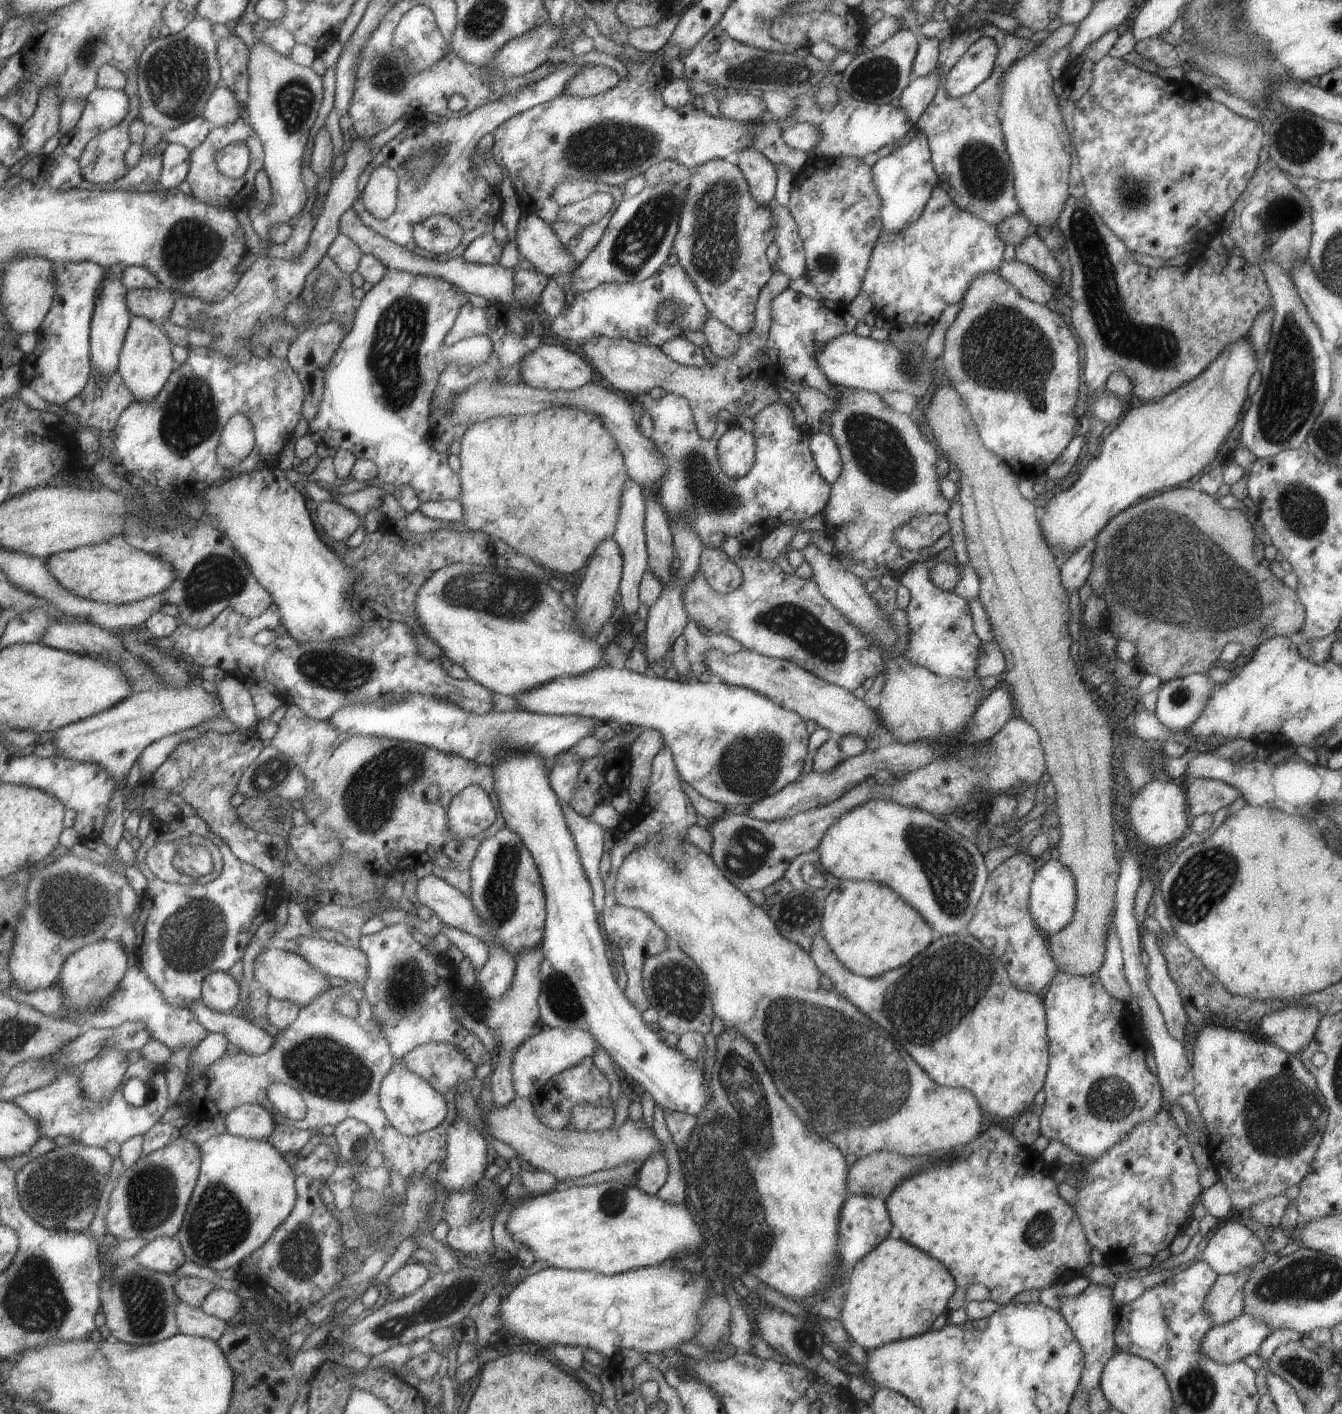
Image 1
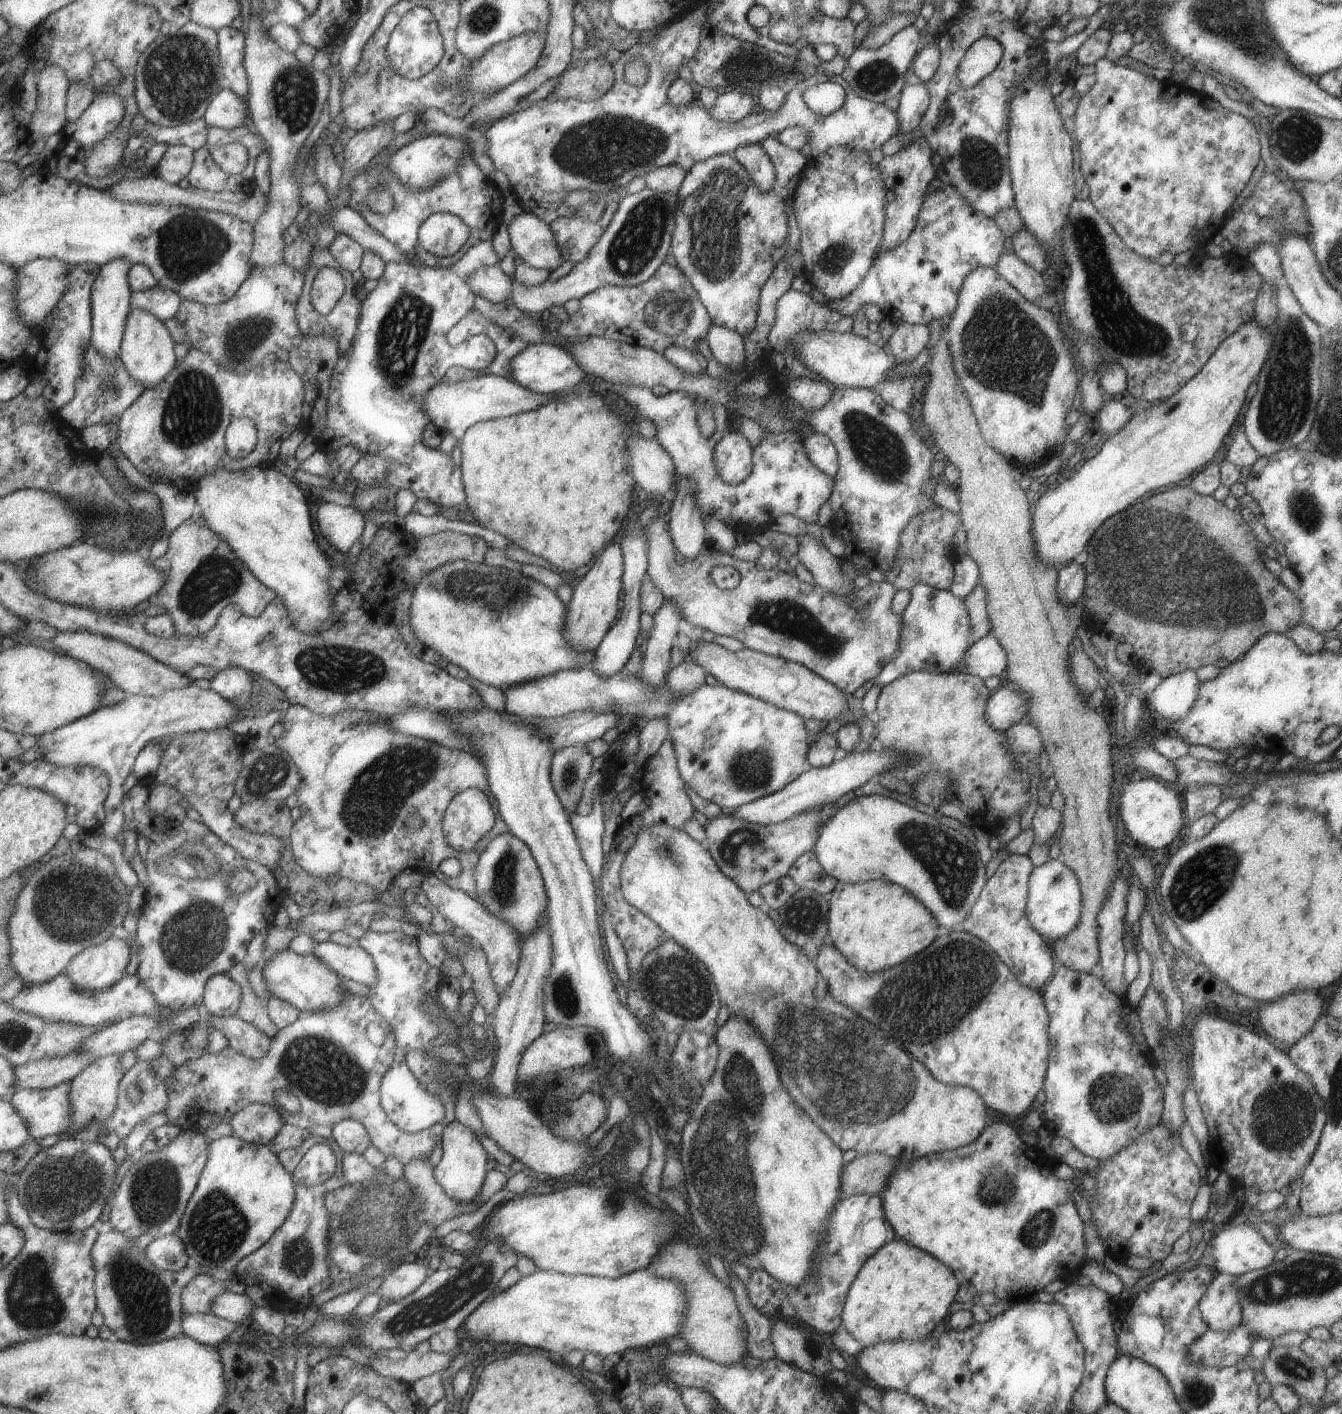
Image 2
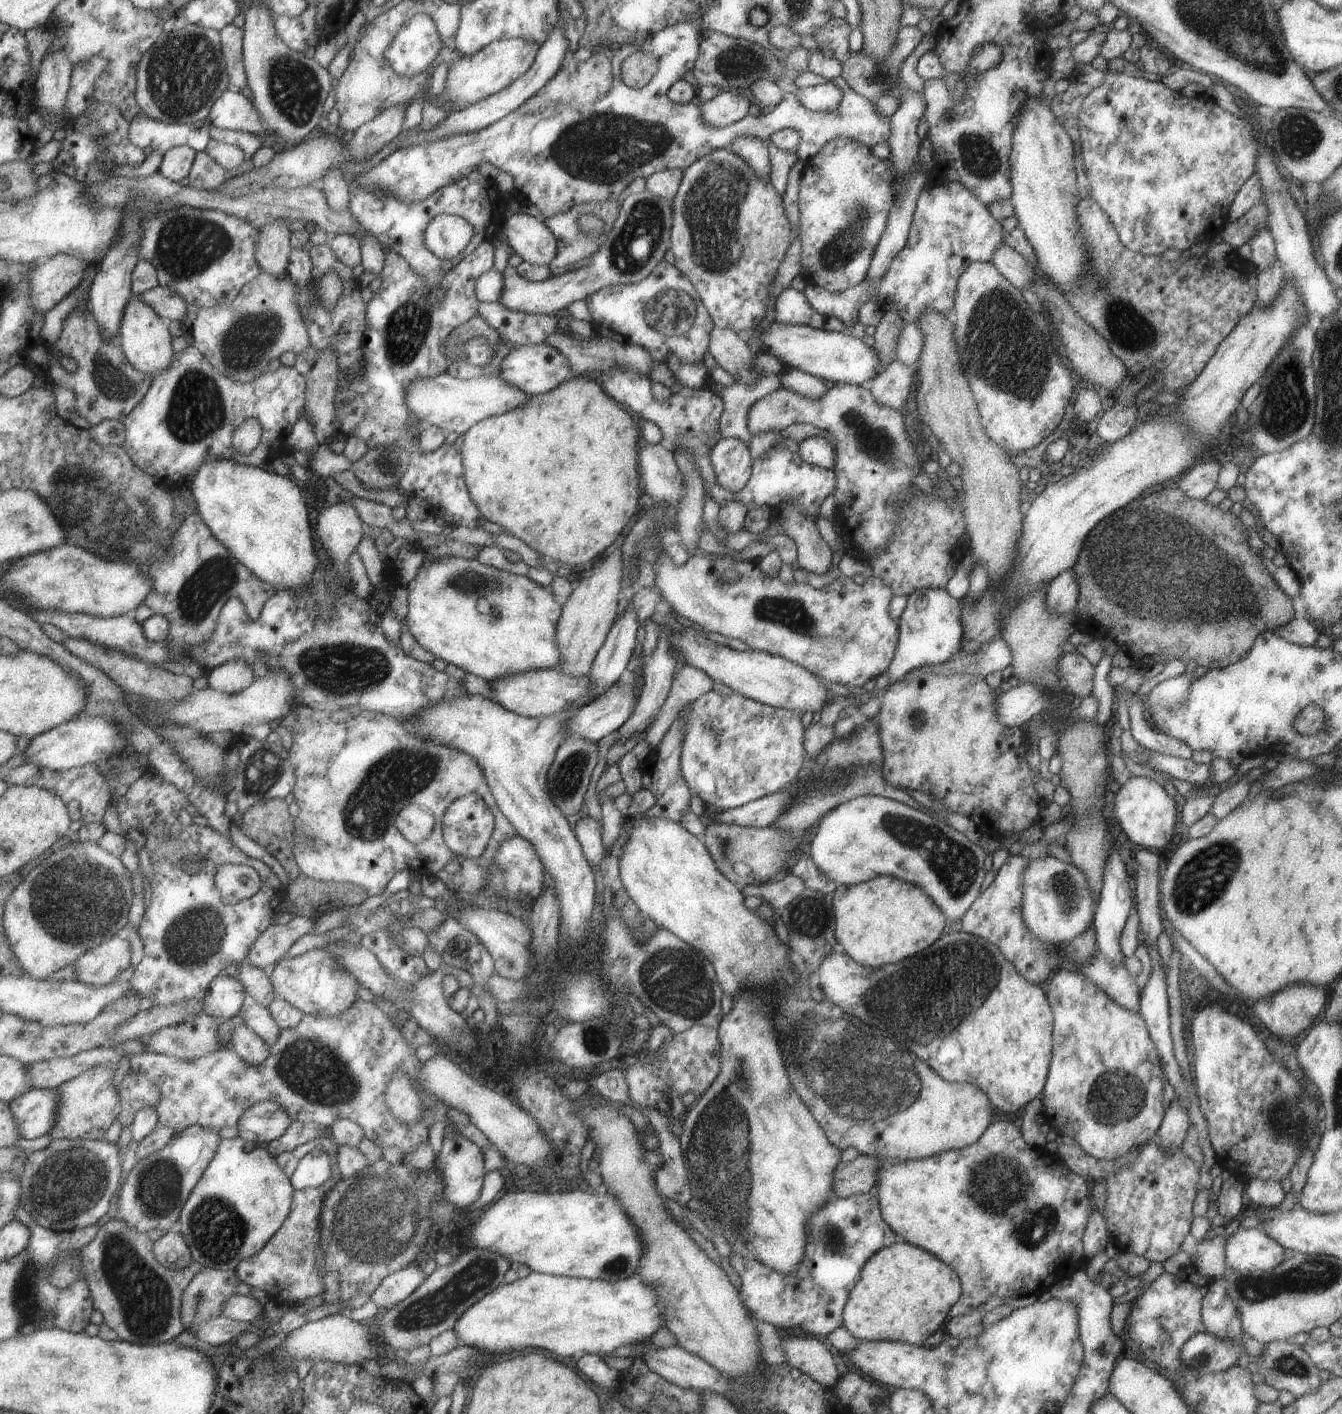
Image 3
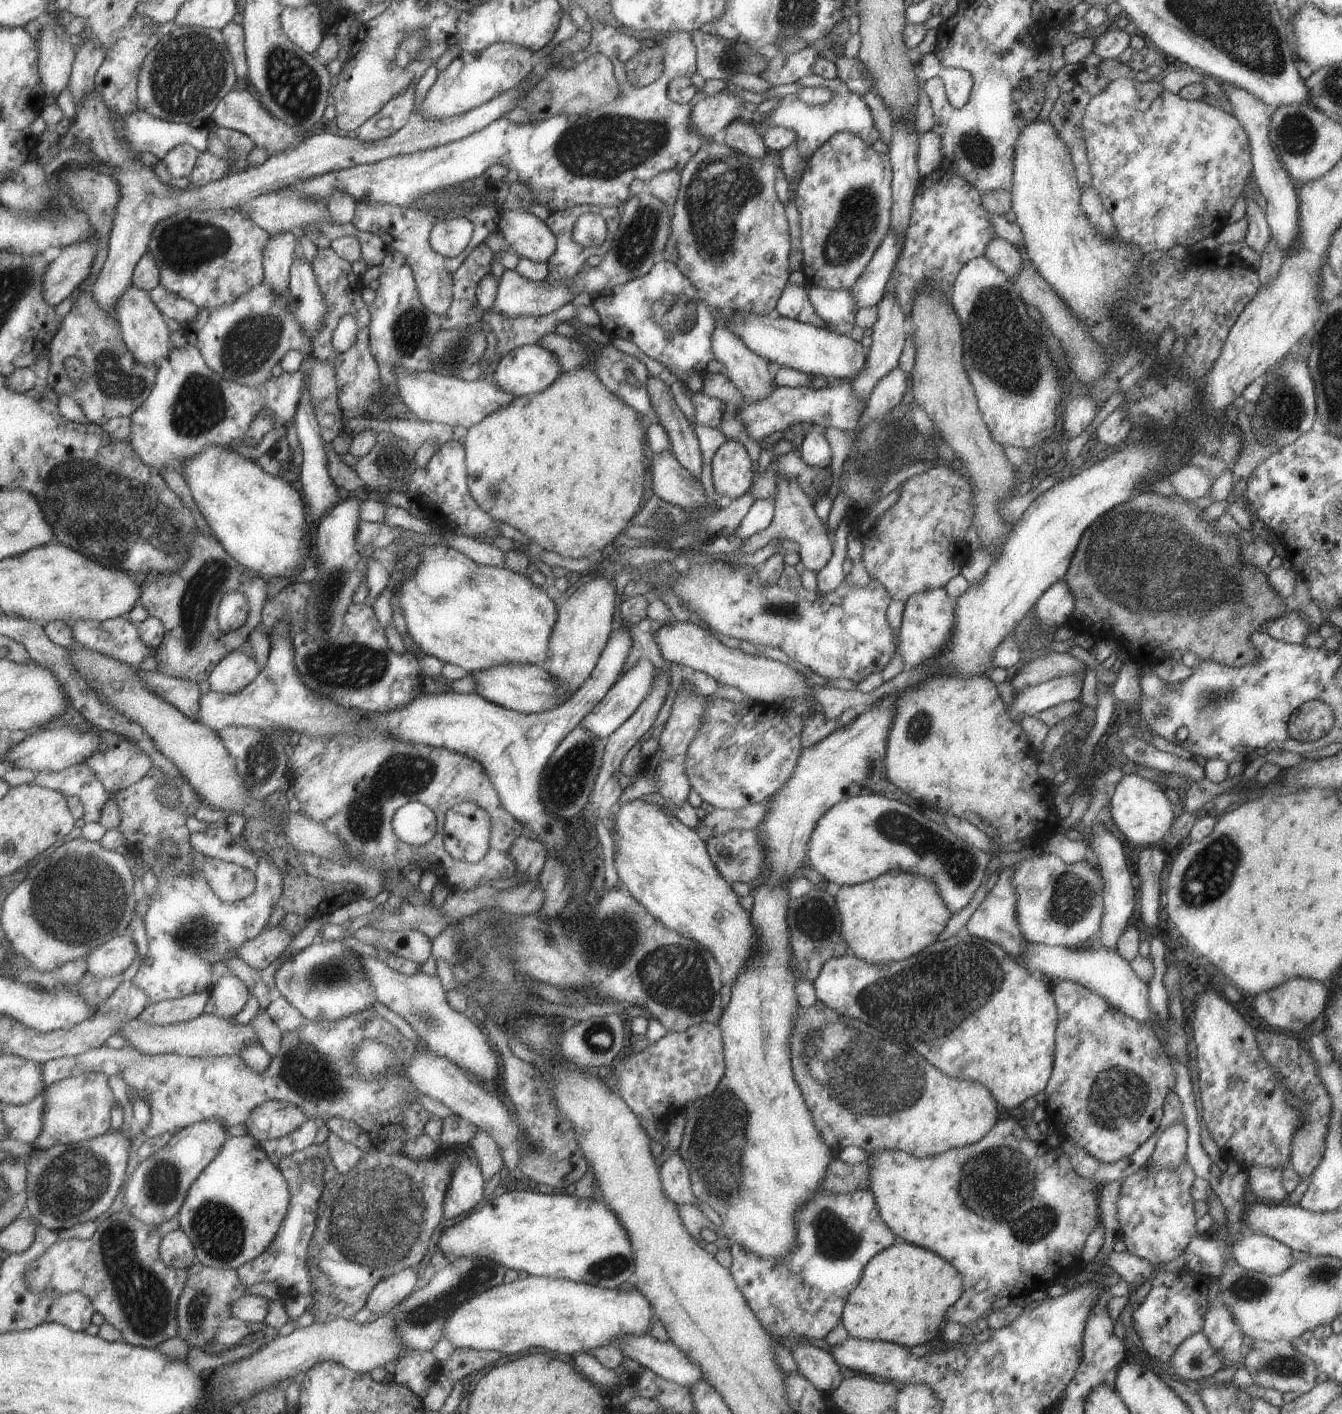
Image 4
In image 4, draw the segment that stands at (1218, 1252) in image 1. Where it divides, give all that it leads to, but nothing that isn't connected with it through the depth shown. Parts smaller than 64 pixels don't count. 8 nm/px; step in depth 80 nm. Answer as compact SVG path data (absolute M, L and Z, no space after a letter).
M1246 1232L1238 1243L1232 1243L1229 1254L1239 1266L1269 1276L1285 1272L1295 1261L1287 1245L1258 1232Z

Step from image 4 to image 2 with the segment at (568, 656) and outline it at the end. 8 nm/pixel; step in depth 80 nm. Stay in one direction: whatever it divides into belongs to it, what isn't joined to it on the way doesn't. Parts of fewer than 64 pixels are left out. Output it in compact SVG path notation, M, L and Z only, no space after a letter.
M608 544L593 560L587 573L573 588L571 598L566 604L562 637L573 651L594 652L605 633L611 628L619 606L619 590L622 588L624 560L622 550L617 544Z

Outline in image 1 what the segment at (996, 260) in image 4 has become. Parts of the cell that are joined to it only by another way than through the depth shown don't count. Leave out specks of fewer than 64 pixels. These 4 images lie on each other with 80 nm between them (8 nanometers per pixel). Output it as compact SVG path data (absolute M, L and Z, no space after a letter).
M1015 258L1002 261L997 272L1010 282L1023 298L1031 302L1045 305L1053 294L1053 290L1034 268Z

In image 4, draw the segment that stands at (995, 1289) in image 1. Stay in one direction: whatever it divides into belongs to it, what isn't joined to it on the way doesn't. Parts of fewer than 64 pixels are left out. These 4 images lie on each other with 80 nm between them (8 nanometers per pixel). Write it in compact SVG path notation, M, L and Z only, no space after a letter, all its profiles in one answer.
M1011 1118L998 1120L981 1140L962 1146L950 1148L945 1152L923 1158L915 1158L908 1152L898 1150L879 1149L870 1156L868 1168L868 1188L873 1193L874 1201L879 1211L881 1220L889 1227L889 1230L897 1237L909 1244L926 1248L936 1255L944 1258L952 1264L962 1276L963 1292L961 1296L949 1308L945 1309L944 1320L968 1327L976 1322L979 1317L985 1317L993 1310L992 1304L999 1299L1013 1299L1027 1296L1030 1290L1047 1290L1049 1285L1057 1282L1061 1276L1066 1278L1069 1274L1075 1274L1075 1266L1081 1262L1085 1239L1089 1233L1100 1223L1100 1211L1098 1209L1099 1186L1092 1180L1079 1176L1069 1162L1067 1153L1059 1147L1051 1148L1045 1142L1033 1141L1025 1132L1025 1129Z

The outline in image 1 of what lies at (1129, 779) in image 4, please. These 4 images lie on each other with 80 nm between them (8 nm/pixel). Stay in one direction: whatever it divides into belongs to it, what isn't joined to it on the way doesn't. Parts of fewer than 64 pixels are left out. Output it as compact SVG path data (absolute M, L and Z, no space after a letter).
M1150 780L1138 791L1131 792L1127 814L1138 839L1153 848L1177 842L1188 831L1186 798L1172 781Z

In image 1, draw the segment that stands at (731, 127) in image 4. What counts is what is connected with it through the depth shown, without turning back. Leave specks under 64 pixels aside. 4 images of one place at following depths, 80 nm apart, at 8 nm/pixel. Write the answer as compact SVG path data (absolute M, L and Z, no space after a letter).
M755 147L736 152L737 166L747 181L750 195L761 206L770 206L775 190L773 163Z

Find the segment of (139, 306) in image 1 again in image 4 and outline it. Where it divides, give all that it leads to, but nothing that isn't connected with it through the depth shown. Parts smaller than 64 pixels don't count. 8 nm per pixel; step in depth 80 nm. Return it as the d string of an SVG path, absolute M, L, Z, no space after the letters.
M155 285L149 291L150 299L163 314L183 328L191 325L197 316L198 309L192 302L178 297L176 294L165 290L161 285Z

